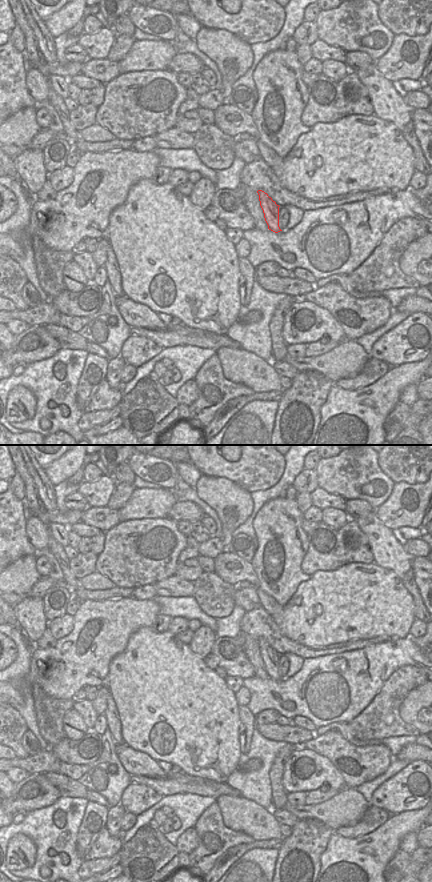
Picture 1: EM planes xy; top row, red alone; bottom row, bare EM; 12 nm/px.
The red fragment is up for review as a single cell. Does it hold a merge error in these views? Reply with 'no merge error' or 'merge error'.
no merge error

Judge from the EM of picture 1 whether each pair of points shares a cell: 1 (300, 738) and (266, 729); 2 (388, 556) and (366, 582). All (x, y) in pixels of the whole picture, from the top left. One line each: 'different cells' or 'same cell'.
1: same cell
2: different cells

